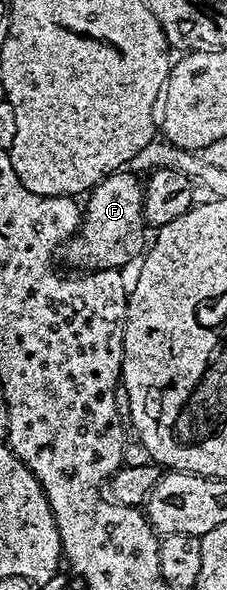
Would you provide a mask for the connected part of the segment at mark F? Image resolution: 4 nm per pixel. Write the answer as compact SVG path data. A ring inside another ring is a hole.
M120 168L114 174L95 183L84 205L80 228L64 249L66 260L73 266L90 269L120 269L135 250L143 234L144 183L130 174L130 169Z

